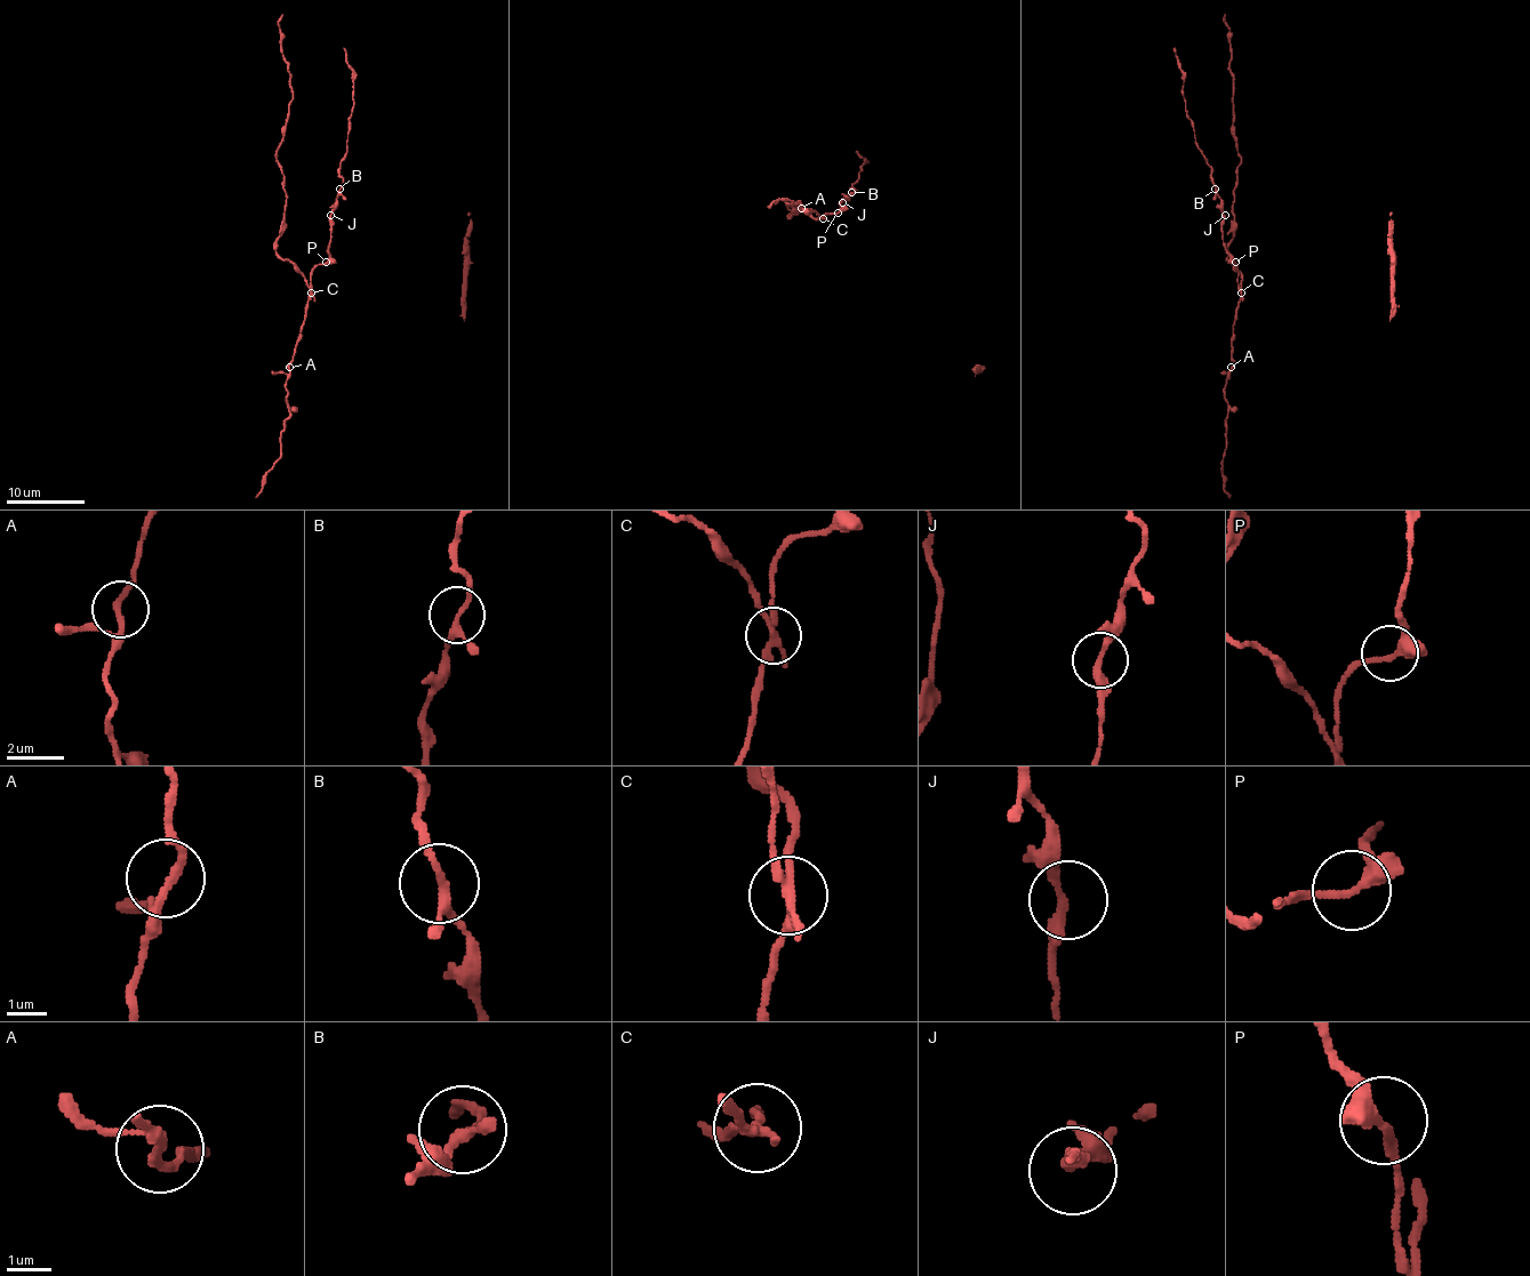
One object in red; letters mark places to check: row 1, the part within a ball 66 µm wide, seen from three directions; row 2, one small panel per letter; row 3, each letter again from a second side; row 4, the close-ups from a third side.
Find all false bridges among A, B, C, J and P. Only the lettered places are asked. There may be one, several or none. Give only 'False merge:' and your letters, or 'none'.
False merge: C

